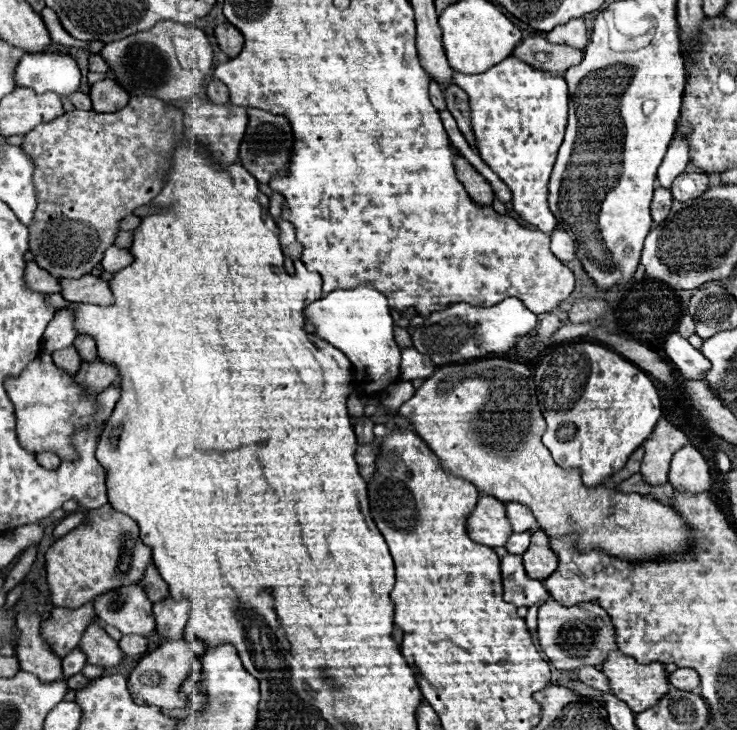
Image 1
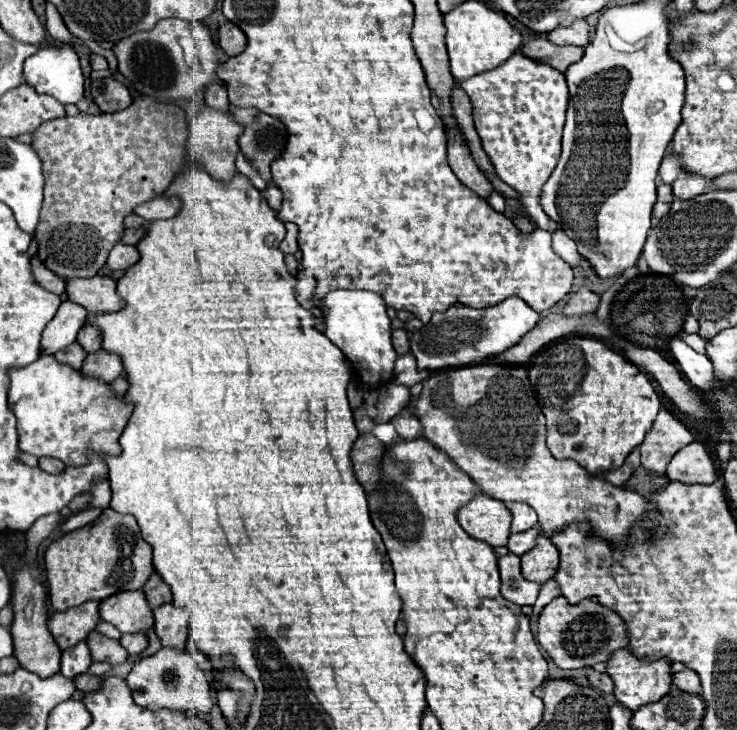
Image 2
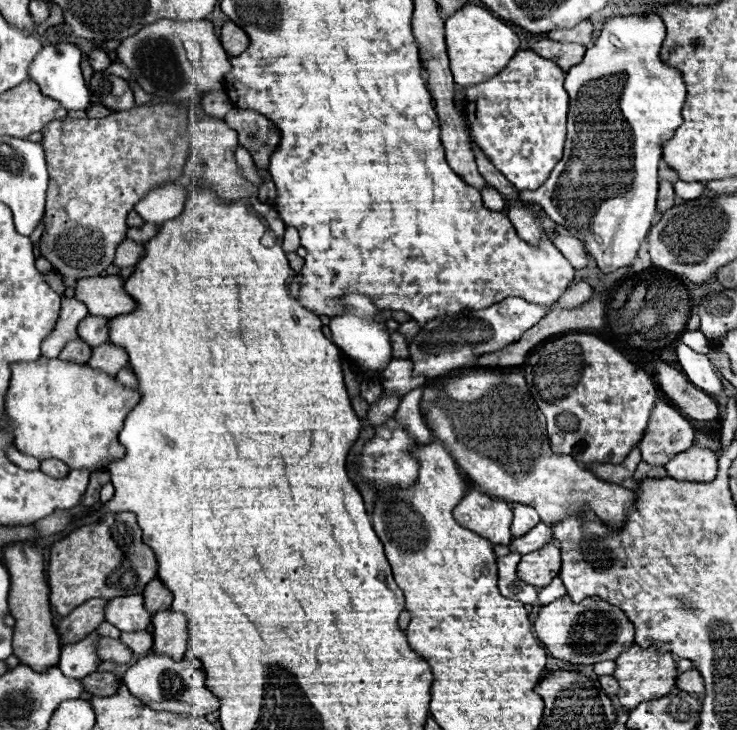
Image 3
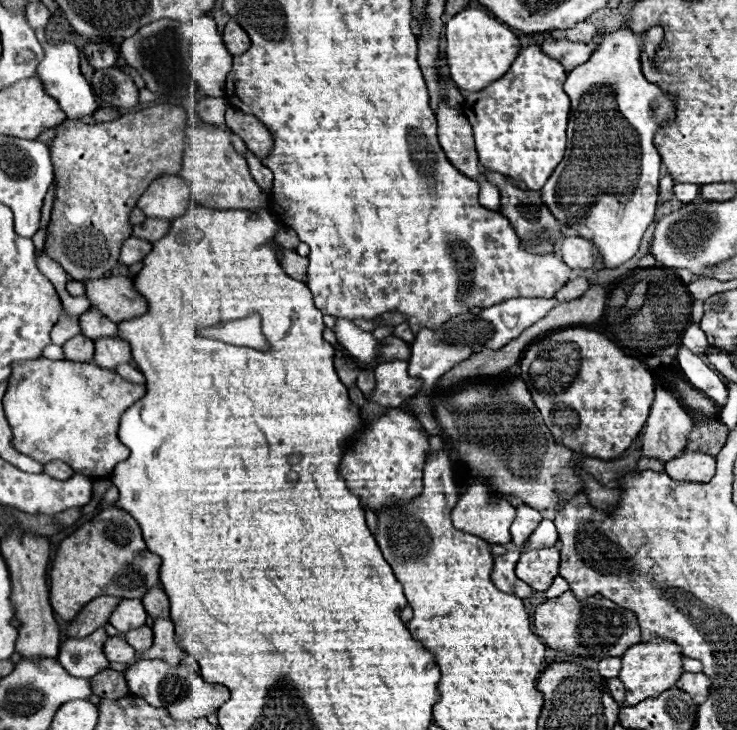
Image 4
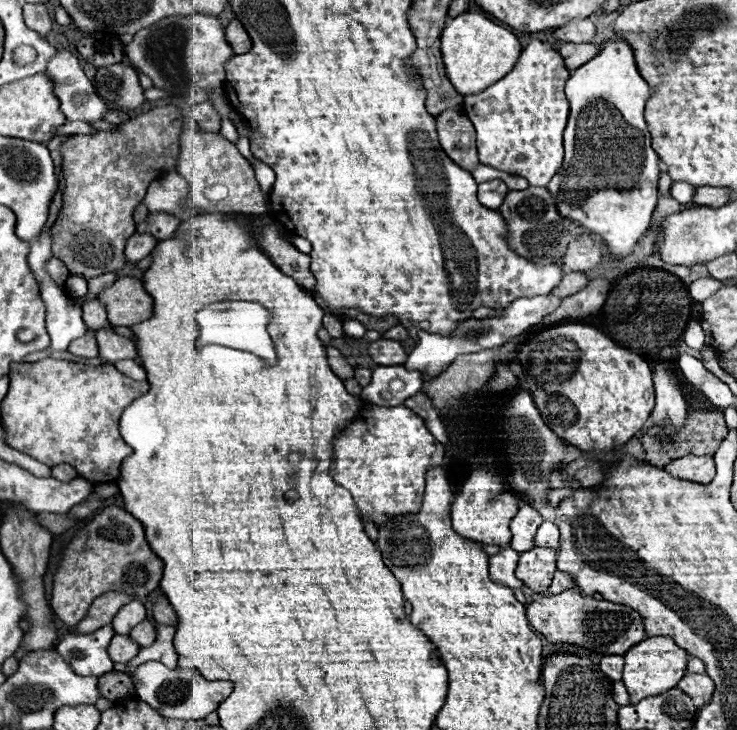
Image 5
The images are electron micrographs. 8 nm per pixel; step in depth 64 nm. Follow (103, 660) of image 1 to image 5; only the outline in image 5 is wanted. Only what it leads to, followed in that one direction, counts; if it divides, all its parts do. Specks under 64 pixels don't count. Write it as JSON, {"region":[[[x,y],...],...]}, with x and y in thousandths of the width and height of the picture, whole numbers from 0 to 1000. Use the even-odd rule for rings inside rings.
{"region":[[[155,871],[152,874],[152,879],[147,882],[147,896],[149,896],[149,901],[155,904],[155,907],[166,907],[166,910],[174,910],[185,896],[187,896],[187,885],[171,871],[171,874],[166,874],[166,871]]]}

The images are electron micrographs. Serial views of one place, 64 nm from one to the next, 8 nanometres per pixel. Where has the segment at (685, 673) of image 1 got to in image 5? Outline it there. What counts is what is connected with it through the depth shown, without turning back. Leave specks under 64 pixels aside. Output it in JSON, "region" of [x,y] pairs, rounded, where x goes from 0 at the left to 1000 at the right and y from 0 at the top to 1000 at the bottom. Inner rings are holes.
{"region":[[[931,923],[923,934],[920,934],[920,942],[931,951],[936,951],[939,956],[942,953],[953,953],[958,962],[963,959],[966,948],[969,948],[969,934],[961,923]]]}

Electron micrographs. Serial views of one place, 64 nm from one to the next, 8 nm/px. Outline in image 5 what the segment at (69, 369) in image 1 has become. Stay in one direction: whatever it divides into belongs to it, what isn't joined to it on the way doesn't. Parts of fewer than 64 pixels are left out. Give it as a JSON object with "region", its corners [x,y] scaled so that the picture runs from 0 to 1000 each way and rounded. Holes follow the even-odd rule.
{"region":[[[117,458],[100,468],[95,468],[92,482],[106,488],[106,490],[130,490],[133,488],[133,474],[130,474],[130,463],[128,458]]]}

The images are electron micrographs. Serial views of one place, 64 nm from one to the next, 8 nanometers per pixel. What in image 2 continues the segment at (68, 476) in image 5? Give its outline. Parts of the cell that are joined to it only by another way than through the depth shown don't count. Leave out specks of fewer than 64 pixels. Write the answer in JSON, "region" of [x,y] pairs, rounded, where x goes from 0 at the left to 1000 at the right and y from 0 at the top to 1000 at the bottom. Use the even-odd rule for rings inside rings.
{"region":[[[54,627],[52,630],[52,638],[57,641],[57,644],[62,644],[62,647],[71,647],[71,649],[81,649],[84,647],[84,641],[87,641],[87,636],[81,633],[81,630],[76,630],[76,627]]]}

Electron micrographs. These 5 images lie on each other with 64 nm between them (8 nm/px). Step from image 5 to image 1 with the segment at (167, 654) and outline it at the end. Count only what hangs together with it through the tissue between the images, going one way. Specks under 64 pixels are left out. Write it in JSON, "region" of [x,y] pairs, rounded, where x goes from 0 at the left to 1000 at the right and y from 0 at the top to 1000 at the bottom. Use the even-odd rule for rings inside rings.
{"region":[[[233,816],[223,819],[220,825],[209,827],[209,844],[212,844],[212,863],[225,877],[242,877],[250,874],[250,860],[255,852],[258,827],[247,819],[239,822]]]}

